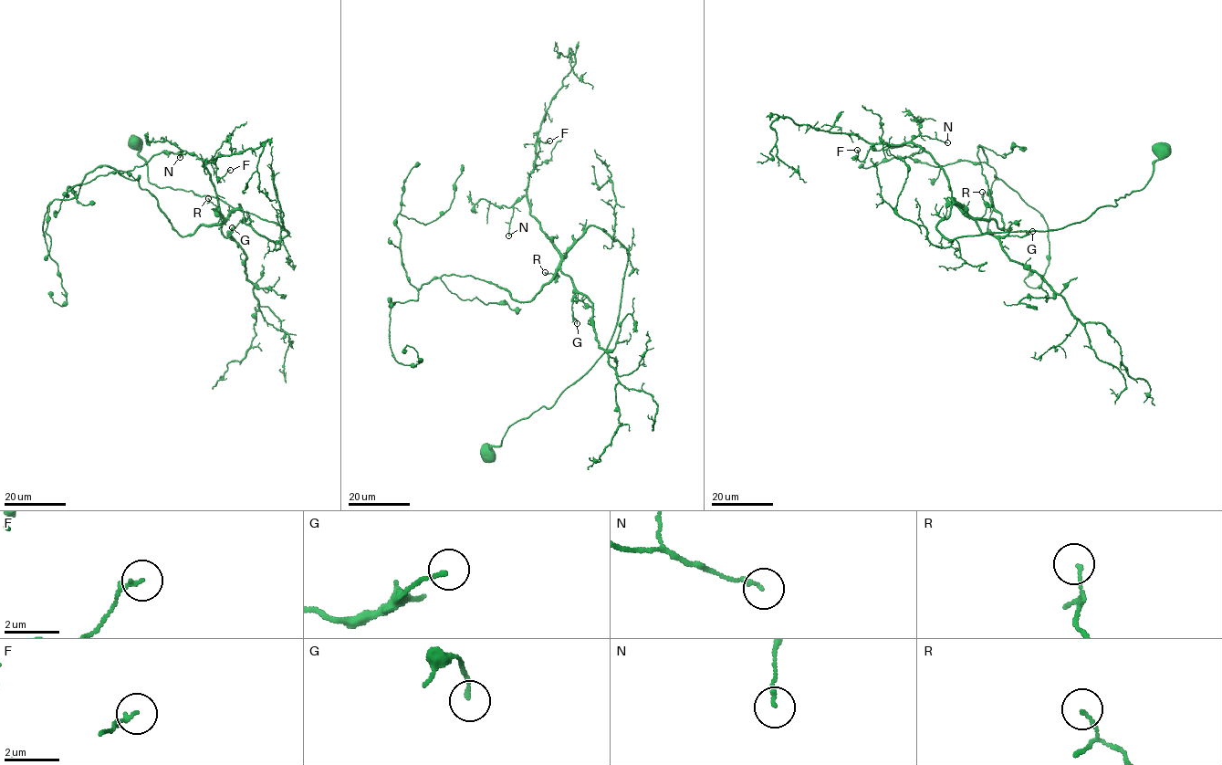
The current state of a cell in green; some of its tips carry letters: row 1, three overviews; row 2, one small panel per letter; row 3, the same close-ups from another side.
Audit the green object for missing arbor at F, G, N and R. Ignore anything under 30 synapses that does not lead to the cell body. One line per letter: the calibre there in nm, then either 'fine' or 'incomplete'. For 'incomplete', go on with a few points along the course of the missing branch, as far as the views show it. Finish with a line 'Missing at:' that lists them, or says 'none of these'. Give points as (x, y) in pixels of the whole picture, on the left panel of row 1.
F: calibre 170 nm; fine
G: calibre 130 nm; fine
N: calibre 130 nm; fine
R: calibre 120 nm; fine
Missing at: none of these

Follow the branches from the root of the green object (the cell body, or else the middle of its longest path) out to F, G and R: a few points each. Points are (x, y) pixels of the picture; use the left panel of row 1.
F: (135, 141), (150, 183), (288, 234), (269, 240), (241, 209), (224, 217), (202, 159), (218, 182), (230, 170)
G: (135, 141), (150, 183), (214, 196), (289, 233), (269, 240), (238, 209), (222, 234), (232, 237), (232, 227)
R: (135, 141), (150, 183), (214, 196), (289, 233), (269, 240), (244, 223), (241, 209), (219, 224), (208, 198)

